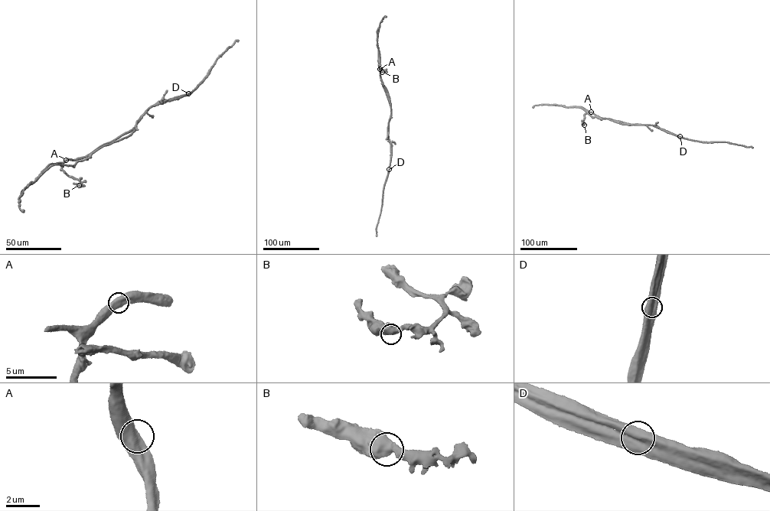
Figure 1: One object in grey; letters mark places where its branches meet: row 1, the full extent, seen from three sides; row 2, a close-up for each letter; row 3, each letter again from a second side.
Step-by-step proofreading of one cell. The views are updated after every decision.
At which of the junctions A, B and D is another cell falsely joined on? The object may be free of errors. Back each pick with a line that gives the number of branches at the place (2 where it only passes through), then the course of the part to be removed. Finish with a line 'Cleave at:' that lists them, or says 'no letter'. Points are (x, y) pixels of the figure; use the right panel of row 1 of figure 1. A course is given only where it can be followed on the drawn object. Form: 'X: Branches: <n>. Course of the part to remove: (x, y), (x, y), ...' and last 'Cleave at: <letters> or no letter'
D: Branches: 2. Course of the part to remove: (680, 136), (653, 125), (627, 125), (591, 116), (582, 108), (541, 105)
Cleave at: D

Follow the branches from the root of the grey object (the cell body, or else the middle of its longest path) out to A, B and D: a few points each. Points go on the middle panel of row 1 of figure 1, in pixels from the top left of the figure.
A: (388, 123), (390, 106), (380, 69)
B: (388, 123), (390, 106), (382, 82), (379, 64), (385, 70), (382, 72)
D: (388, 123), (390, 153), (389, 169)

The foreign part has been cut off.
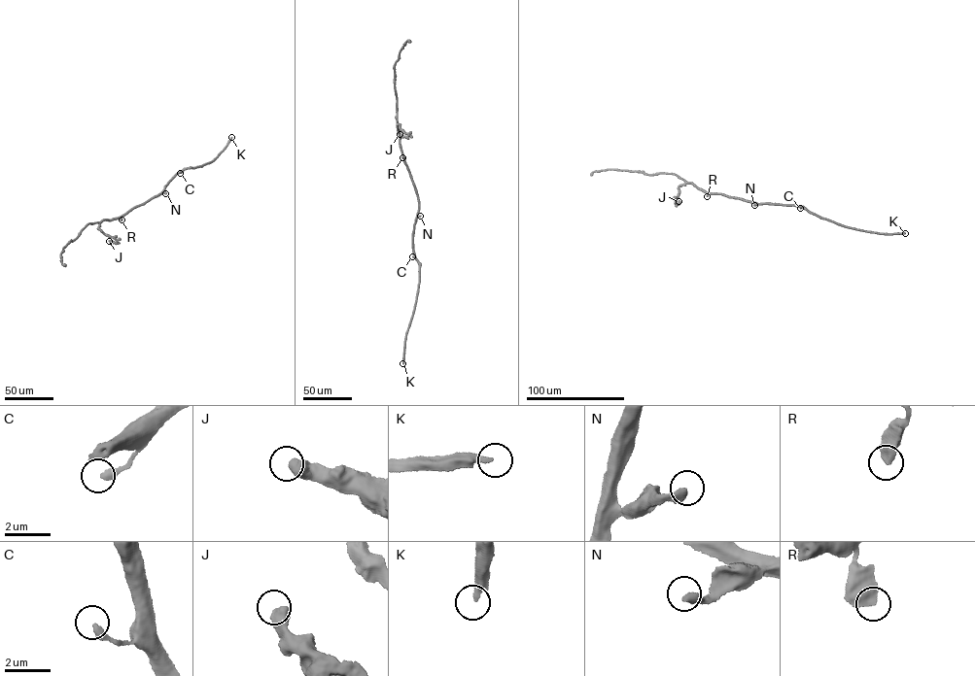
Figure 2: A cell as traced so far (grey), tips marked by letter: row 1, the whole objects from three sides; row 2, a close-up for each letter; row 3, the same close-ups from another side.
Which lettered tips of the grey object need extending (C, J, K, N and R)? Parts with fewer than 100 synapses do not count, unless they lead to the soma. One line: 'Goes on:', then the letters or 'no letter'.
Goes on: K

